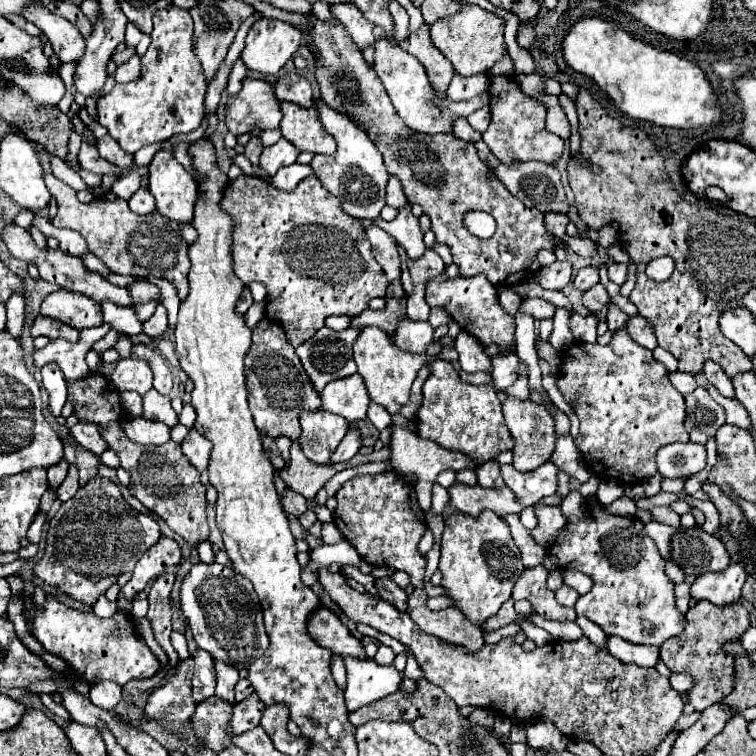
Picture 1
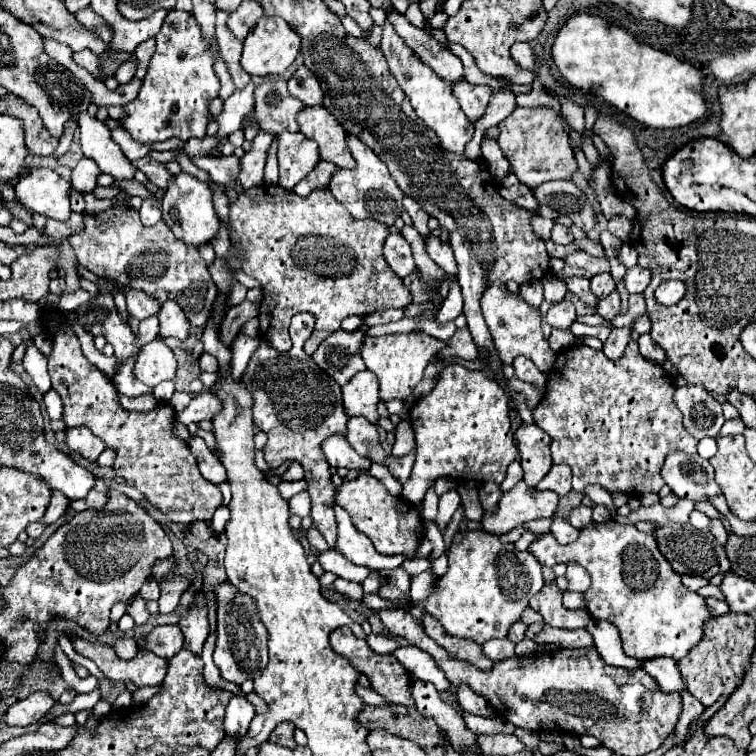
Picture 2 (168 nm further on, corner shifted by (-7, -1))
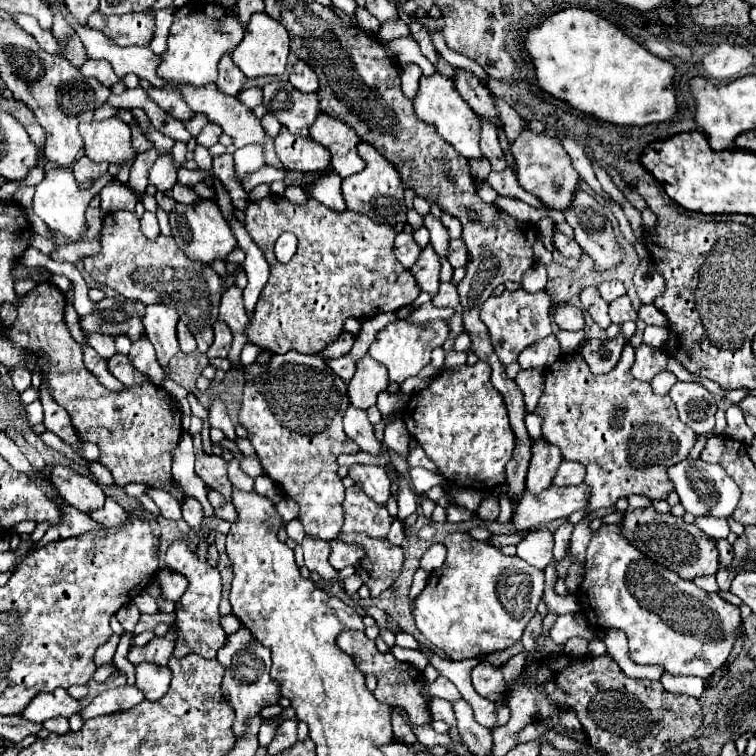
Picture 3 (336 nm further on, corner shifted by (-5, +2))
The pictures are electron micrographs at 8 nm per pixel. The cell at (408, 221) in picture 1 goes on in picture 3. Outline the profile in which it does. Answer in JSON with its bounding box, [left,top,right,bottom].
[447,240,469,268]

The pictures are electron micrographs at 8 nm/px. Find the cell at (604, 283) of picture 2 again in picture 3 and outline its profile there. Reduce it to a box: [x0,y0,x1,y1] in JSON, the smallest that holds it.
[599,280,625,302]

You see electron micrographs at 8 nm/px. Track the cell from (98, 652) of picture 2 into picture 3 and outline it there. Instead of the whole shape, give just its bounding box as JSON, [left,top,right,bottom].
[135,662,171,702]

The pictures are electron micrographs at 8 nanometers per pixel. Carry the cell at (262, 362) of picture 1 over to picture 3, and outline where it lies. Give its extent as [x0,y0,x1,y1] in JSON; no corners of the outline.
[239,352,359,540]

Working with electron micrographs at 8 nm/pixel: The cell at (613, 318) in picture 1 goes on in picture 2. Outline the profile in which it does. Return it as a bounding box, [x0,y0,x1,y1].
[603,327,631,359]

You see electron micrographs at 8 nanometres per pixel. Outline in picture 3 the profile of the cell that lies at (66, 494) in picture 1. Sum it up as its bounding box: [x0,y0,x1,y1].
[89,498,129,528]

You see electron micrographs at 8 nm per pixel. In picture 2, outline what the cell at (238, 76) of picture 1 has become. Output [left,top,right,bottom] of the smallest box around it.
[217,83,255,139]

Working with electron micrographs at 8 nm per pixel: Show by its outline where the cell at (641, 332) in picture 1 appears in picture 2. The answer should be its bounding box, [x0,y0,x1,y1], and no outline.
[639,335,665,363]

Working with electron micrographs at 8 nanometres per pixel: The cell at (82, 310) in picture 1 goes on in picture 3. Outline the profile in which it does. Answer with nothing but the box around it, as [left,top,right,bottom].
[81,298,145,342]

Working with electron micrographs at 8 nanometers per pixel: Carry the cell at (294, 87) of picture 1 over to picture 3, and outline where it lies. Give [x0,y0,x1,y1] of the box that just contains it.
[289,60,319,92]

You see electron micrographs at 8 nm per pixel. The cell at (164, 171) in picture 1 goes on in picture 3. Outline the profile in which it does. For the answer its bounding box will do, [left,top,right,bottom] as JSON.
[169,200,237,264]

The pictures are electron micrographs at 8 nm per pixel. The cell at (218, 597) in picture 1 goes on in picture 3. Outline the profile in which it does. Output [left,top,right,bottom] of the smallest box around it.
[217,628,281,738]

